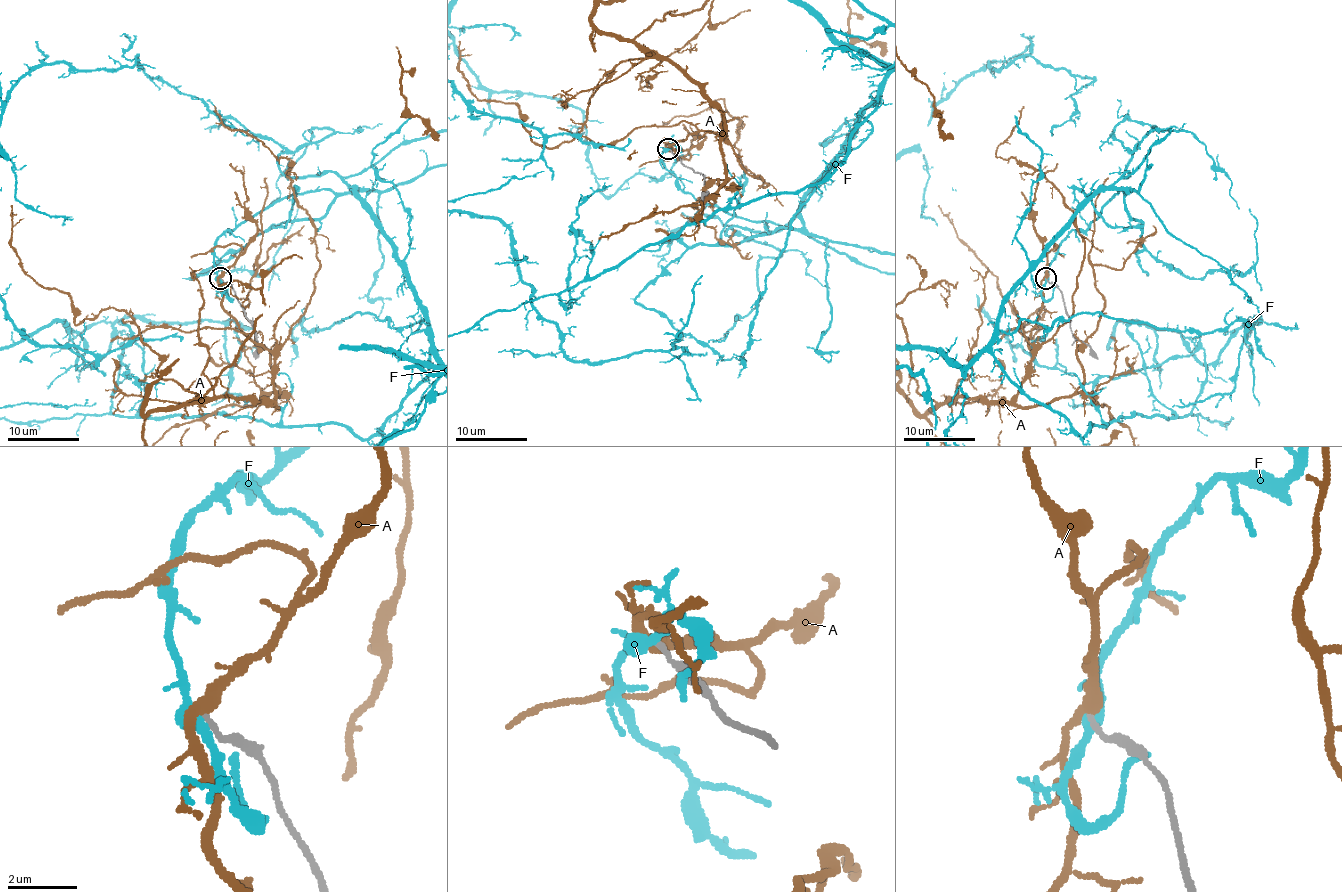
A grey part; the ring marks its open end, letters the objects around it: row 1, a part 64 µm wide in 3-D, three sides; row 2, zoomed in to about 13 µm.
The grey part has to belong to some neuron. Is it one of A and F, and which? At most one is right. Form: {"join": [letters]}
{"join": []}

